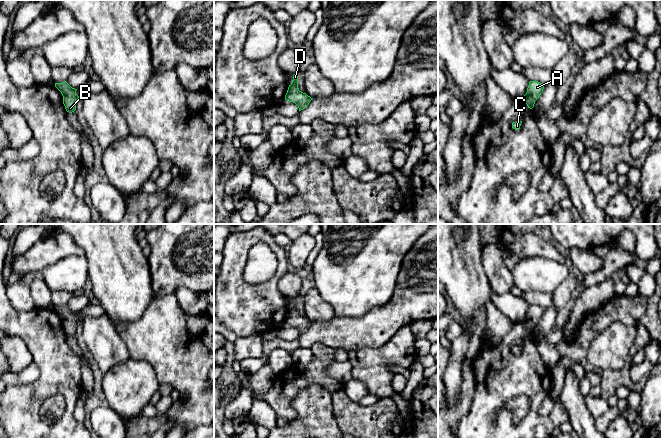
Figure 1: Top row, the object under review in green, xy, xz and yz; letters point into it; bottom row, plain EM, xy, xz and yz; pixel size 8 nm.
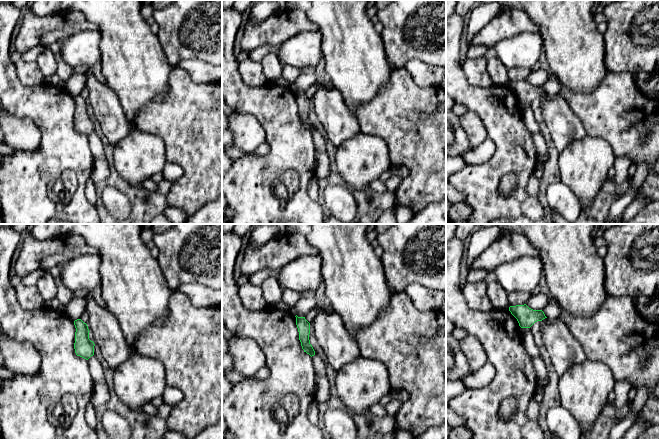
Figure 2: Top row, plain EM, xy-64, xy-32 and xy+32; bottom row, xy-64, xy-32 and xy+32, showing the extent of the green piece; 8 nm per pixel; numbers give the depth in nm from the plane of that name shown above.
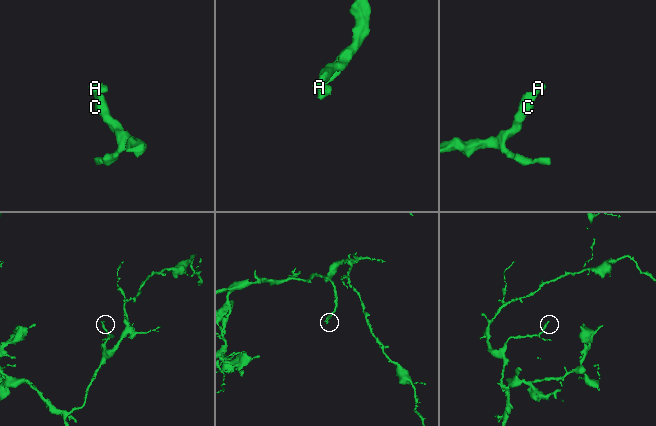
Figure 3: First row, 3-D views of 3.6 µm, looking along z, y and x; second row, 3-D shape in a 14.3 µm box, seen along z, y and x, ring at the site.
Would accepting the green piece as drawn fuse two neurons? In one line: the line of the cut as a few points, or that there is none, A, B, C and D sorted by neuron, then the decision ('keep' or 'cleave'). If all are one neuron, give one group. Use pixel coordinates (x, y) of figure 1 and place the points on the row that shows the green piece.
no cut; A B C D; keep

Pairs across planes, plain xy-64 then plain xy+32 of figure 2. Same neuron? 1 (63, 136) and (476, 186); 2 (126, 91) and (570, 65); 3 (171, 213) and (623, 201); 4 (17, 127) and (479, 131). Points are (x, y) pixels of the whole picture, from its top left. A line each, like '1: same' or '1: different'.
1: same
2: same
3: different
4: same

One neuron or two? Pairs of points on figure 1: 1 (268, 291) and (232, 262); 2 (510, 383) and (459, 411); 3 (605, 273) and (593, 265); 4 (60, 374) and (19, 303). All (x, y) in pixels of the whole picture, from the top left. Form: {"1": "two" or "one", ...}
{"1": "one", "2": "two", "3": "two", "4": "two"}

